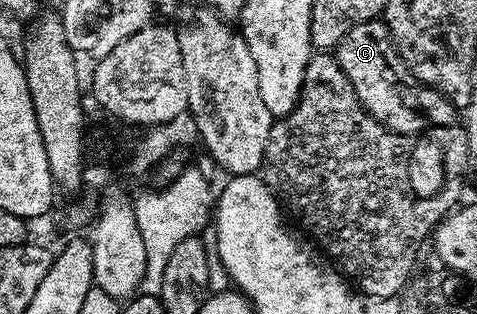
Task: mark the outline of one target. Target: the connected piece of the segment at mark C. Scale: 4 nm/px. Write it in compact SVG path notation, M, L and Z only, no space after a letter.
M383 18L368 19L365 23L354 25L340 38L334 54L342 73L346 73L348 83L354 85L354 93L360 103L387 130L396 135L416 137L427 132L430 127L457 126L458 109L451 99L425 83L404 83L406 68L396 46L392 44L392 34Z

